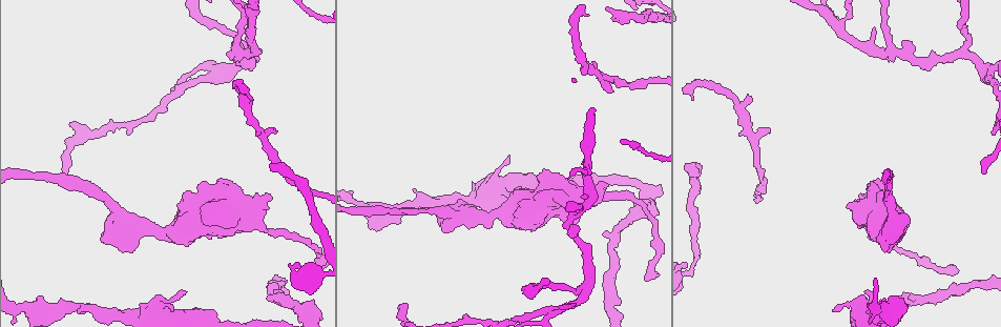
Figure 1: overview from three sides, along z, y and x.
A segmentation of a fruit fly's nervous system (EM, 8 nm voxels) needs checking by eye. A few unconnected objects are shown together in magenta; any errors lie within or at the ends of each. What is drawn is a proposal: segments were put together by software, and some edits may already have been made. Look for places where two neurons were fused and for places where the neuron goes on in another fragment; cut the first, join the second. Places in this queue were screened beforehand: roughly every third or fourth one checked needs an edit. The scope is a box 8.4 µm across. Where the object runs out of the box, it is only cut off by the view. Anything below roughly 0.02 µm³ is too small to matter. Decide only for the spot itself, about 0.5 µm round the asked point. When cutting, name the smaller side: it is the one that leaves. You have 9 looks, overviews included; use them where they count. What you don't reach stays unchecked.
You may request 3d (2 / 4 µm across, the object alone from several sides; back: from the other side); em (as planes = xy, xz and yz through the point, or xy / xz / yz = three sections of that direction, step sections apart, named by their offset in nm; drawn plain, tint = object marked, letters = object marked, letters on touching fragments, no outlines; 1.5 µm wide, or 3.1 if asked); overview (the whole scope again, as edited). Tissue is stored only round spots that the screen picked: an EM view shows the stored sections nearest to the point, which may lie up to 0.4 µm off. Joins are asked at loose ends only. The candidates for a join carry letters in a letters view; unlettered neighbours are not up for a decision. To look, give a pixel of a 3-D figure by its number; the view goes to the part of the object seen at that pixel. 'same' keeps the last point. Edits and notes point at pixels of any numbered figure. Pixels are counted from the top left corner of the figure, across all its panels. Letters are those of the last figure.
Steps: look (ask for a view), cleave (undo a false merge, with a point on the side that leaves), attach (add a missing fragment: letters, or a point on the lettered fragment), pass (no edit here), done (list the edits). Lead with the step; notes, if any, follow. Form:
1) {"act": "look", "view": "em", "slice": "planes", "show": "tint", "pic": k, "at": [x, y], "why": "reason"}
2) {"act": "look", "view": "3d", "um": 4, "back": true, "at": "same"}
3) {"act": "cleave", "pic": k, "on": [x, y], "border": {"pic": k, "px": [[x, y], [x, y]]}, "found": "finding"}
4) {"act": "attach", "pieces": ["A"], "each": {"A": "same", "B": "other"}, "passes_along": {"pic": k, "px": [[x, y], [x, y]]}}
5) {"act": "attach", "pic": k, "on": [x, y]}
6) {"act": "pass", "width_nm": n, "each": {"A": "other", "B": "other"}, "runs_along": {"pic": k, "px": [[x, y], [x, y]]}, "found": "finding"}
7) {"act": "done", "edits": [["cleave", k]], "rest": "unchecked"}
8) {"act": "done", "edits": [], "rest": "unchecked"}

{"act": "look", "view": "3d", "um": 4, "pic": 1, "at": [985, 174], "why": "branch stops here"}

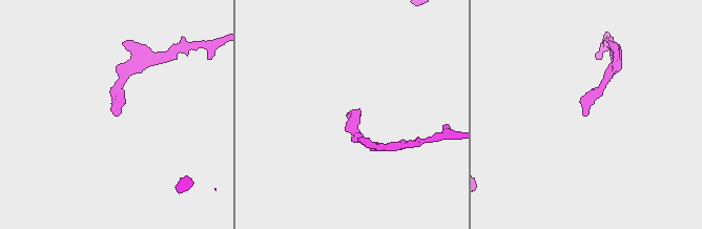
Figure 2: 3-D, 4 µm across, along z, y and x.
{"act": "look", "view": "em", "slice": "xz", "step": 8, "show": "letters", "pic": 2, "at": [351, 116], "why": "now the EM"}

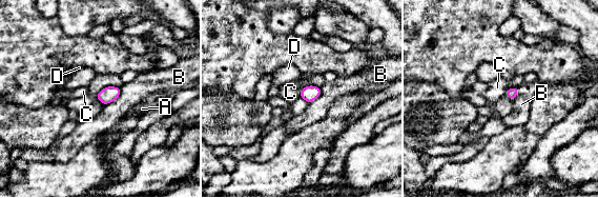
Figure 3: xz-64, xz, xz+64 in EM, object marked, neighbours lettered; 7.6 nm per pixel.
{"act": "pass", "each": {"A": "other", "B": "other", "C": "other", "D": "other"}, "border": {"pic": 3, "px": [[121, 87], [121, 94], [104, 105]]}, "found": "none of them fits"}

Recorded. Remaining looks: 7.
{"act": "look", "view": "3d", "um": 4, "pic": 1, "at": [561, 204], "why": "thick end"}

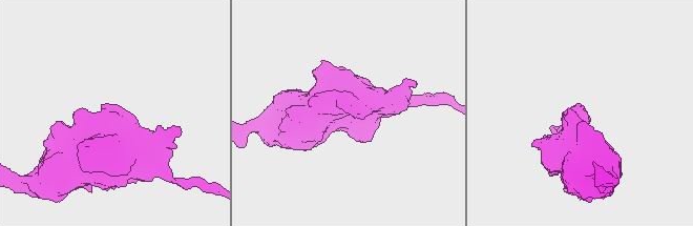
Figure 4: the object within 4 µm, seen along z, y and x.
{"act": "look", "view": "em", "slice": "planes", "show": "letters", "pic": 4, "at": [347, 111], "why": "now the EM"}

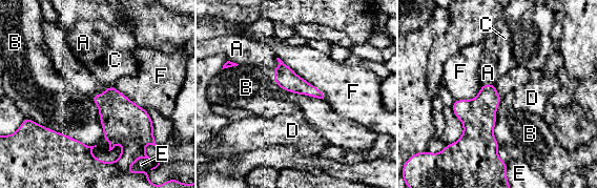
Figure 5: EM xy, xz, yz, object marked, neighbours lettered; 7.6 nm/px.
{"act": "pass", "each": {"A": "other", "B": "other", "C": "other", "D": "other", "E": "other", "F": "other"}, "border": {"pic": 5, "px": [[25, 117], [86, 145], [96, 145]]}, "found": "no lettered fragment goes on from it"}

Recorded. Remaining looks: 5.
{"act": "look", "view": "em", "slice": "planes", "show": "letters", "pic": 1, "at": [966, 11], "why": "abrupt turn"}

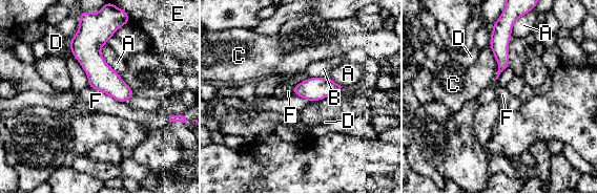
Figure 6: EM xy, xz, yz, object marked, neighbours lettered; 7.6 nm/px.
{"act": "pass", "width_nm": 110, "each": {"A": "other", "B": "other", "C": "other", "D": "other", "E": "other", "F": "other"}, "runs_along": {"pic": 6, "px": [[110, 6], [94, 65], [123, 99]]}, "found": "continuous, no second neuron"}

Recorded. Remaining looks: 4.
{"act": "done", "edits": [], "rest": "unchecked"}

